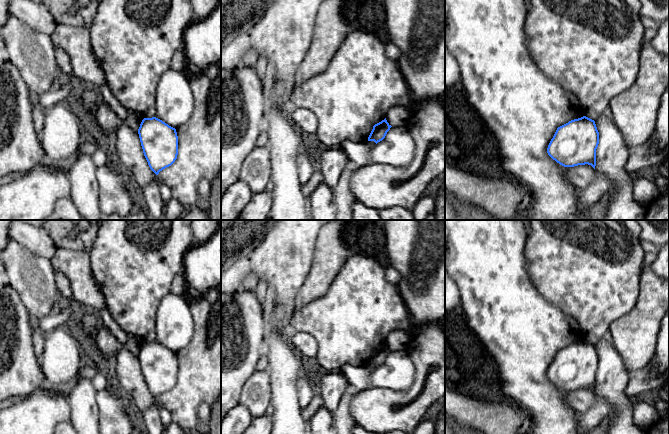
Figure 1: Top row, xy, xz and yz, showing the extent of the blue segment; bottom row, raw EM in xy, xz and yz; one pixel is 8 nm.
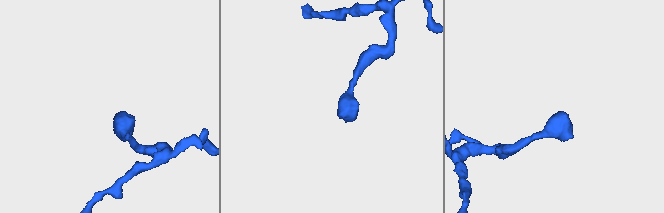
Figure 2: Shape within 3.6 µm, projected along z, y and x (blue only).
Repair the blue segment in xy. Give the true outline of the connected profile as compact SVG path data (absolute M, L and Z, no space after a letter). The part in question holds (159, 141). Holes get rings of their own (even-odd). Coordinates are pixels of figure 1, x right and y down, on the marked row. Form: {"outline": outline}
{"outline": "M156 117L144 118L138 134L144 156L156 175L175 162L178 155L178 136L175 128Z"}

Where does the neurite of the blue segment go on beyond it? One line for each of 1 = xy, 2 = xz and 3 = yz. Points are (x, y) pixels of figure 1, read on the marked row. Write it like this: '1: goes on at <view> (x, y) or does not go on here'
1: does not go on here
2: does not go on here
3: does not go on here

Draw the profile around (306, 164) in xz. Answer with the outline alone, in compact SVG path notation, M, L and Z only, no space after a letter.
M303 149L297 157L297 169L299 182L302 186L306 185L313 173L316 171L315 158L311 156L310 152Z

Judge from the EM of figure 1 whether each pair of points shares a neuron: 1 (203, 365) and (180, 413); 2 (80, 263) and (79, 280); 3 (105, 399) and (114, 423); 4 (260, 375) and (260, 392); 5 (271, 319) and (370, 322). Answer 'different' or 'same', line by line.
1: same
2: same
3: same
4: same
5: different

